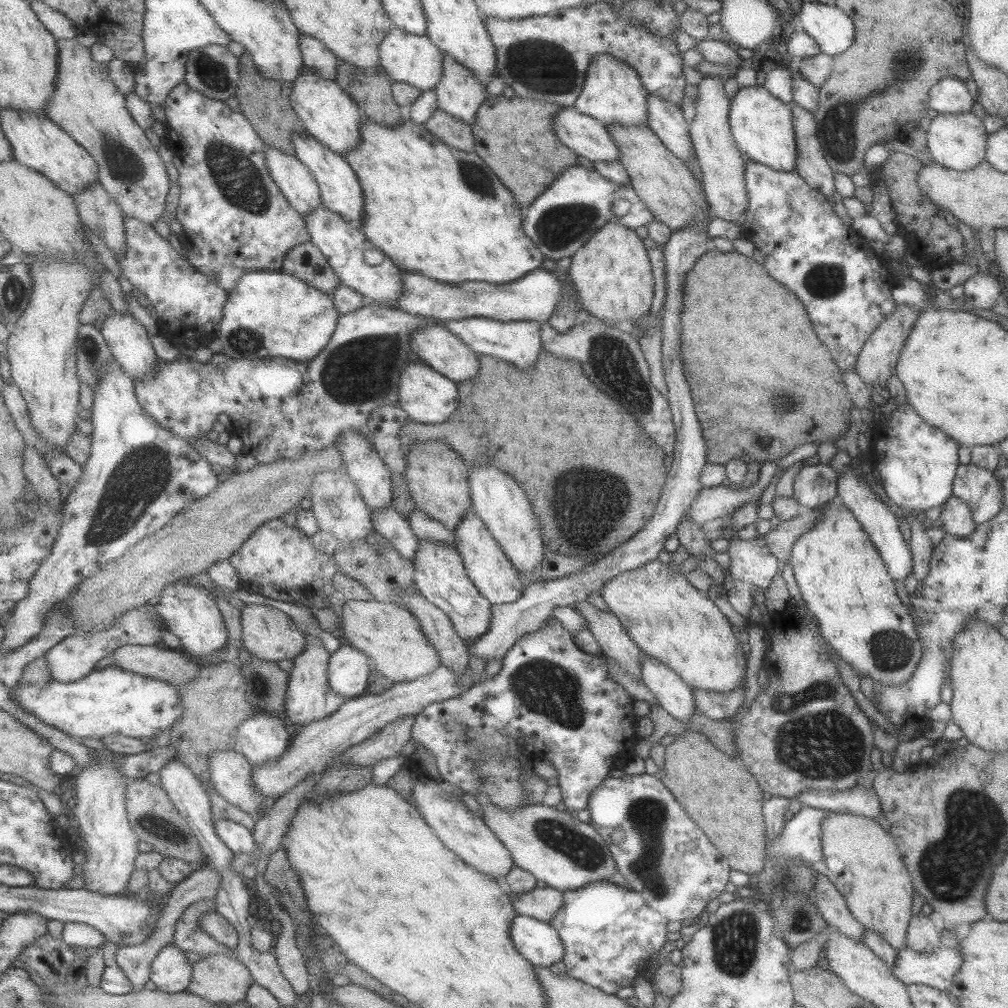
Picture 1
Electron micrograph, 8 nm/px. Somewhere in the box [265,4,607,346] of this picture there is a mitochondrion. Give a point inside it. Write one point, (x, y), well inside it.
(544, 66)

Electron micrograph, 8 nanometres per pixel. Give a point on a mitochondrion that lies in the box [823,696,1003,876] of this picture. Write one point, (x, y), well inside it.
(971, 816)

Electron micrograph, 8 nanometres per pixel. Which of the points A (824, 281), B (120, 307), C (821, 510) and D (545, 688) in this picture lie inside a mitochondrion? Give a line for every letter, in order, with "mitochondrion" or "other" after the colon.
A: mitochondrion
B: other
C: other
D: mitochondrion

